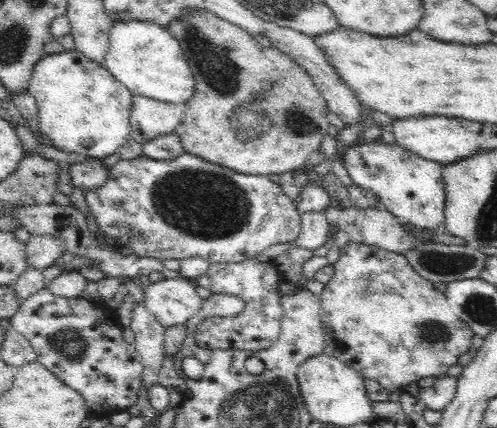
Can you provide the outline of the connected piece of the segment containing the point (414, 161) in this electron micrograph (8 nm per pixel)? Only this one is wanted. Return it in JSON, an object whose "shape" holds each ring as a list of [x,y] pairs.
{"shape":[[[365,143],[348,149],[344,155],[344,166],[356,186],[367,188],[378,198],[382,209],[390,211],[402,224],[409,224],[420,230],[441,230],[445,224],[445,184],[442,165],[424,158],[395,144]]]}

